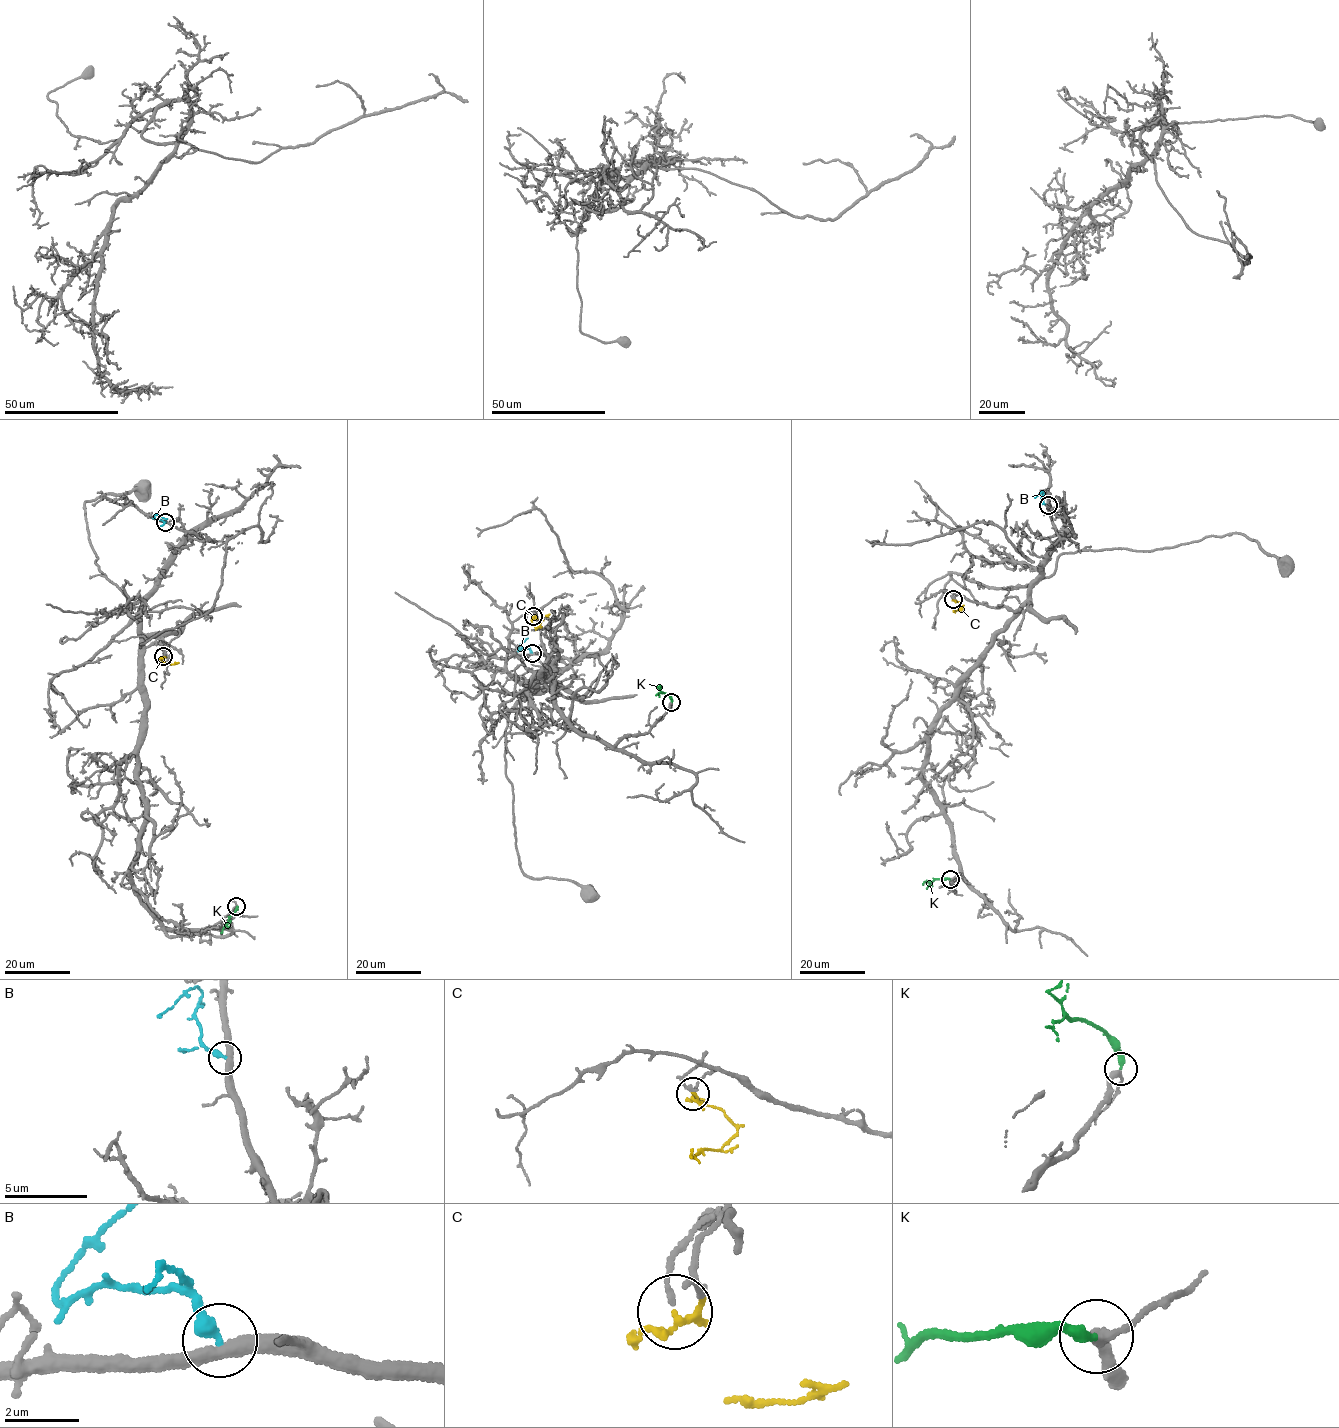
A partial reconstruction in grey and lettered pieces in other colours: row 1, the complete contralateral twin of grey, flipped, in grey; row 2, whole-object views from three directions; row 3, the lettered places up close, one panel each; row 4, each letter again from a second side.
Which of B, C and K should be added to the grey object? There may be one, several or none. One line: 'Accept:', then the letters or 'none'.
Accept: K

